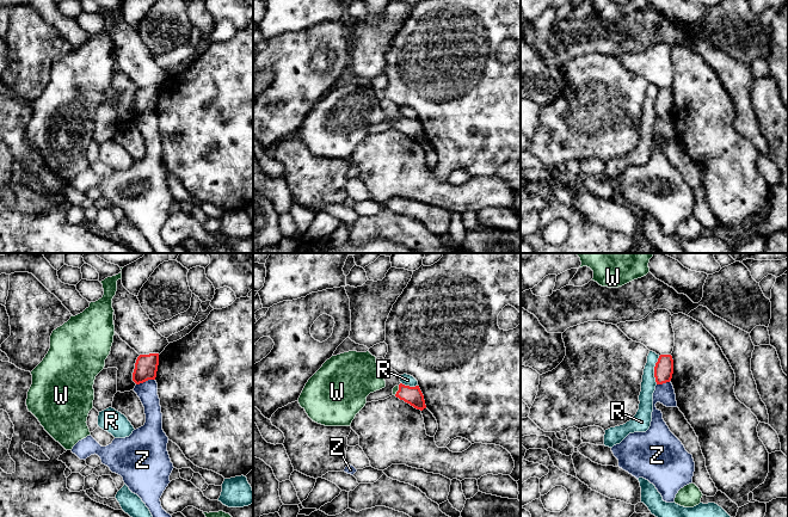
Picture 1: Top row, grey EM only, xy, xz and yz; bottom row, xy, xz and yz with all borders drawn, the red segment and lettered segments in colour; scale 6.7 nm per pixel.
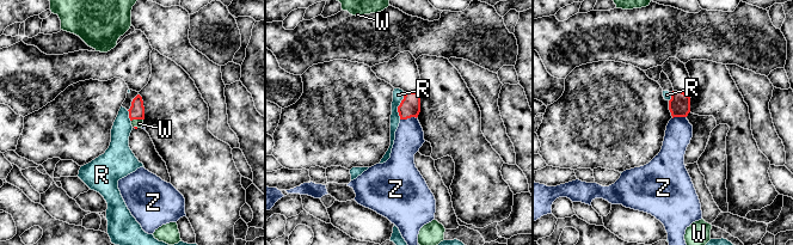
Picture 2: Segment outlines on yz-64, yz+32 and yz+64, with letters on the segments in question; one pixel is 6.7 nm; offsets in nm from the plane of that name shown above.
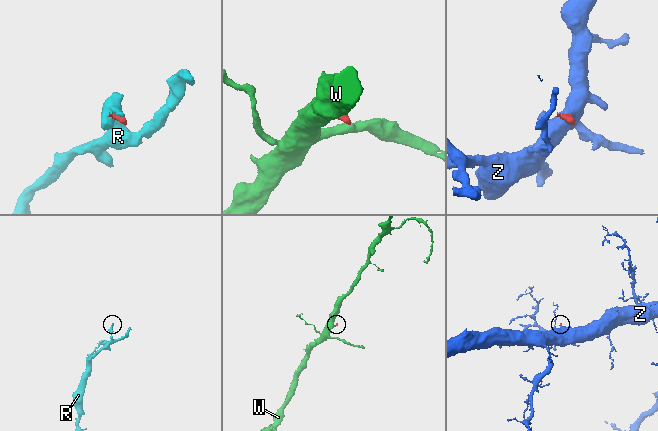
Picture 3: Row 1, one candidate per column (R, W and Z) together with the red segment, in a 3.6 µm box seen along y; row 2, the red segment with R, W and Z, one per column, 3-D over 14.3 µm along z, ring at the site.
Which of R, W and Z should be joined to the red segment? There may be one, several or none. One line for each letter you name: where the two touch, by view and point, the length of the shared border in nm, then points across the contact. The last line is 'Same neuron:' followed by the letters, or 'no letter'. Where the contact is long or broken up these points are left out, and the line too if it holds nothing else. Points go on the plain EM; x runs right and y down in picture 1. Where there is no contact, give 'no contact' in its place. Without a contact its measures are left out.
W: meets red in xz at (398, 123); contact 70 nm long; runs through xz (412, 128), (398, 123), (395, 121)
Same neuron: W

